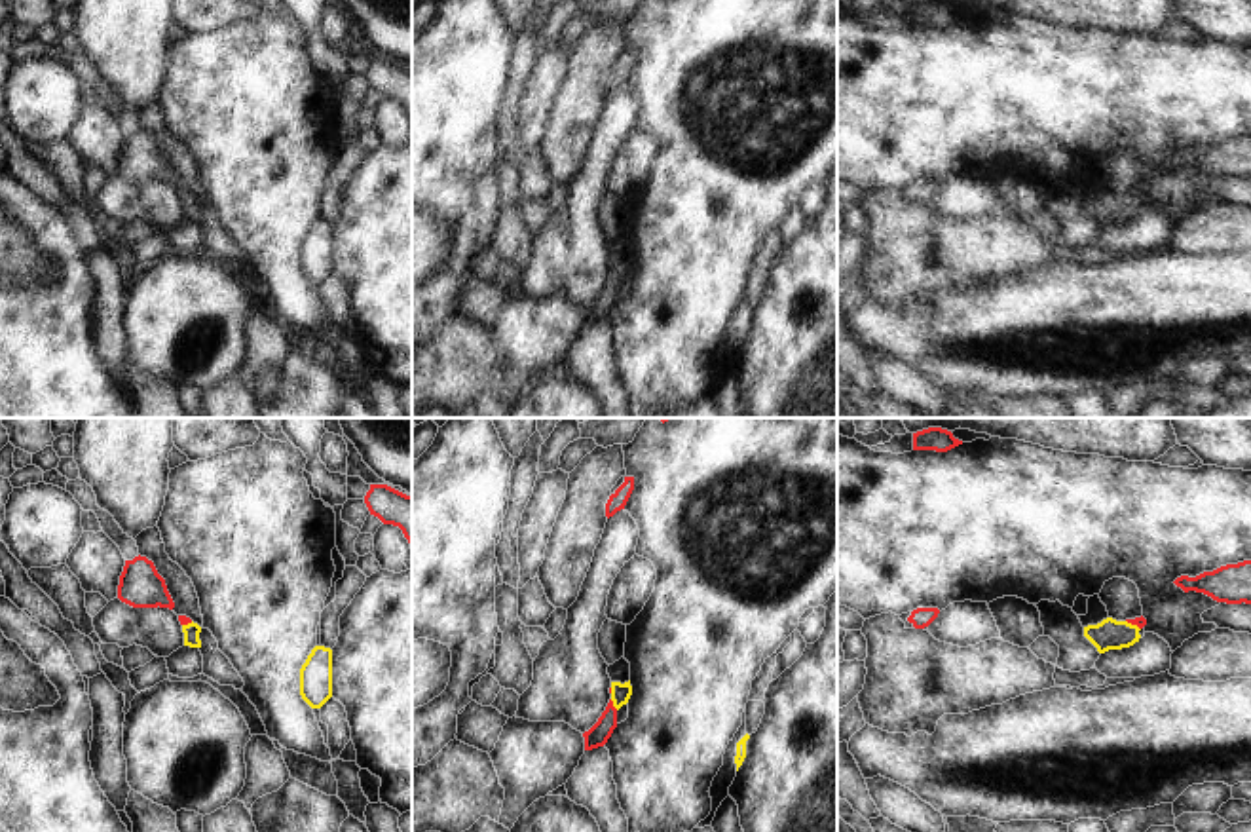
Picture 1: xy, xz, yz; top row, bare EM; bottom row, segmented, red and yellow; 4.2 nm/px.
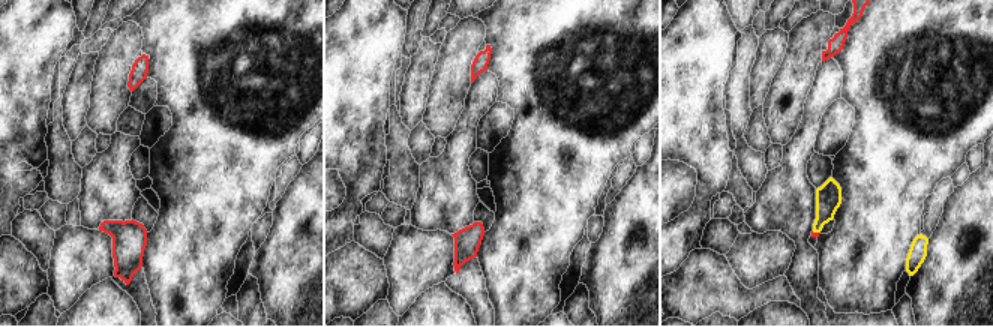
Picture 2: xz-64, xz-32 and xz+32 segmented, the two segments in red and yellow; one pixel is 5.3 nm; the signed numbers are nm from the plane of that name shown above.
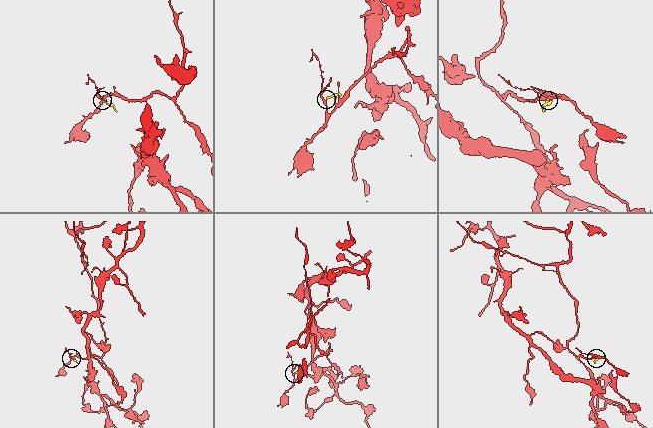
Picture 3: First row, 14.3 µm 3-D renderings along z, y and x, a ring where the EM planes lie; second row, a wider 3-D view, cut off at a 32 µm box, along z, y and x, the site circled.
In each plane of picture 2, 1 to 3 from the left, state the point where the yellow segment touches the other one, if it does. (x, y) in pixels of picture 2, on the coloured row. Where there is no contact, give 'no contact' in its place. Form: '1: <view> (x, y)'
1: no contact
2: no contact
3: xz+32 (816, 233)

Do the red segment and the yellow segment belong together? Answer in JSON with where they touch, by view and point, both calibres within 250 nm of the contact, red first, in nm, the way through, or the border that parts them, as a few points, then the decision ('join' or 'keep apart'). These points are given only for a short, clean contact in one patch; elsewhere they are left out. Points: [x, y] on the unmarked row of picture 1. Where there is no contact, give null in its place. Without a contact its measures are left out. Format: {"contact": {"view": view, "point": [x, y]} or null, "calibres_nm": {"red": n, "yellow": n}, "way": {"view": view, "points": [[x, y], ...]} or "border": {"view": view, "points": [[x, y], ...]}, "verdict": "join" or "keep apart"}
{"contact": {"view": "xz", "point": [612, 280]}, "calibres_nm": {"red": 90, "yellow": 80}, "way": {"view": "xz", "points": [[600, 306], [612, 280], [619, 266]]}, "verdict": "join"}

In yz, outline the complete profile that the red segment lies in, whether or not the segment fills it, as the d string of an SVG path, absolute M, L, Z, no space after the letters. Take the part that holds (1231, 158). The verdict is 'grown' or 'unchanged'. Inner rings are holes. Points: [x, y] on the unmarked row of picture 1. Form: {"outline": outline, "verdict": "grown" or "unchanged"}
{"outline": "M1251 135L1226 139L1196 152L1181 150L1173 158L1185 167L1204 167L1217 177L1251 179Z", "verdict": "unchanged"}

